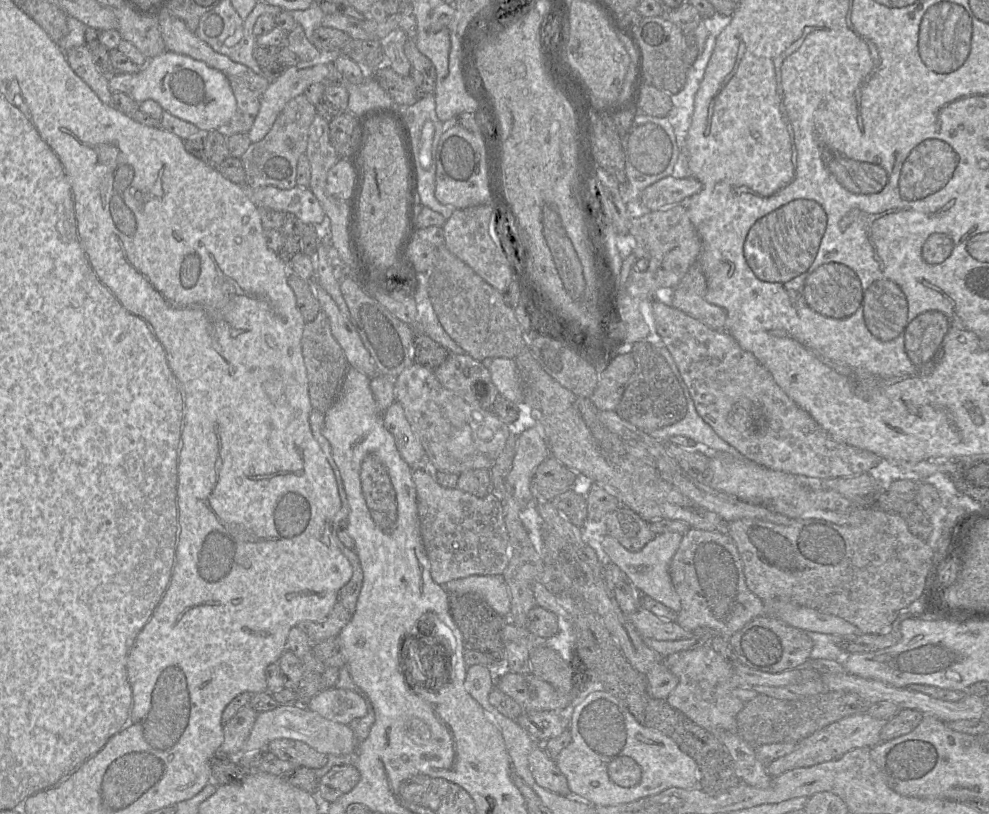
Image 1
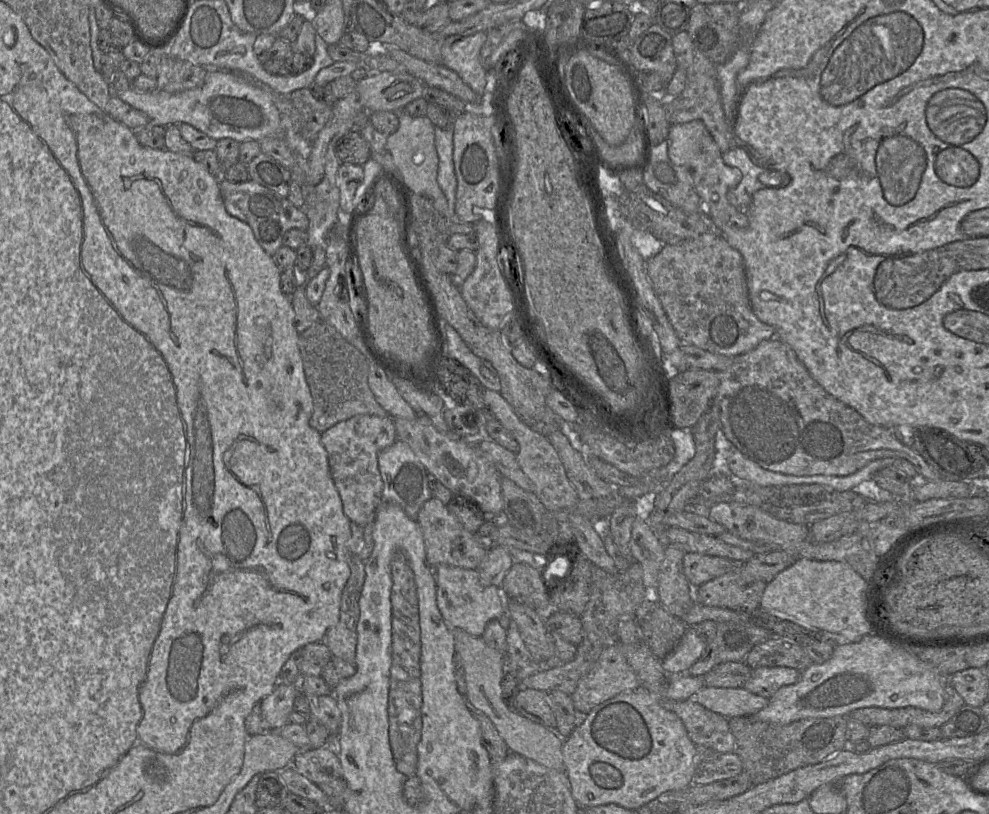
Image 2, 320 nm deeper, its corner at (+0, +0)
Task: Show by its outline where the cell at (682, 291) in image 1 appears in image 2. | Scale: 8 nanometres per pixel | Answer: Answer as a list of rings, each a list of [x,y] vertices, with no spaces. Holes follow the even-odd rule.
[[[702,234],[692,240],[667,243],[654,257],[646,261],[652,287],[682,344],[728,357],[737,357],[764,340],[772,339],[775,330],[754,314],[748,293],[746,272],[741,254],[723,236]]]

